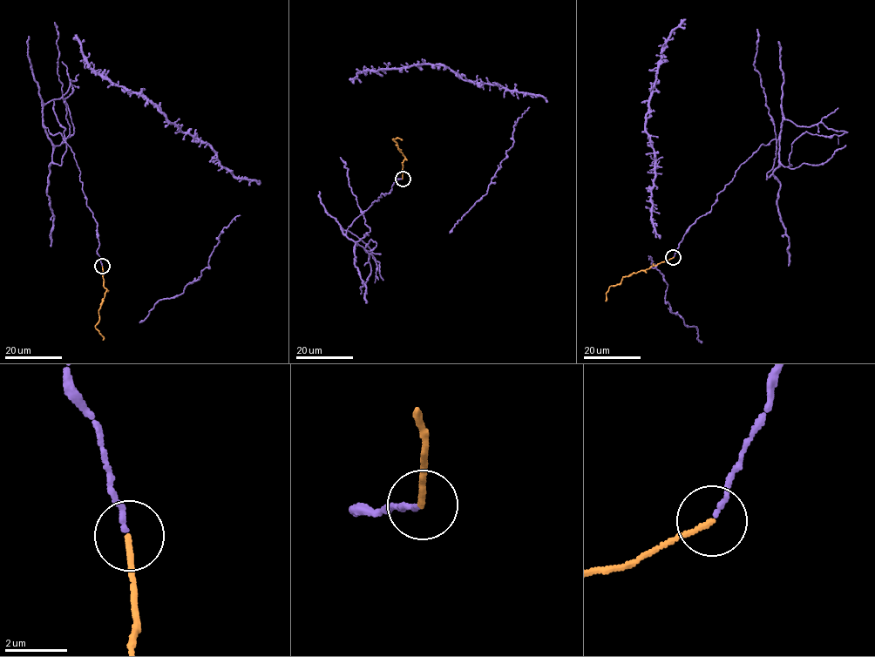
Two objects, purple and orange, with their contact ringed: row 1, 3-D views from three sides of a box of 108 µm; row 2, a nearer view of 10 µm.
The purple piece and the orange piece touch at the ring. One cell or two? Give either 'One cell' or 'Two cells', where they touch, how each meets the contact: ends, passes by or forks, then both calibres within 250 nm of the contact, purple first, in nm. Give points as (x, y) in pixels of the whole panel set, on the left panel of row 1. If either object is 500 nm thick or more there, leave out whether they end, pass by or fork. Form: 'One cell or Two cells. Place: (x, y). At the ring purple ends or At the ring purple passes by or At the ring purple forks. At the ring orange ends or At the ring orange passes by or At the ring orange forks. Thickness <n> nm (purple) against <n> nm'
One cell. Place: (102, 266). At the ring purple ends. At the ring orange ends. Thickness 160 nm (purple) against 170 nm

